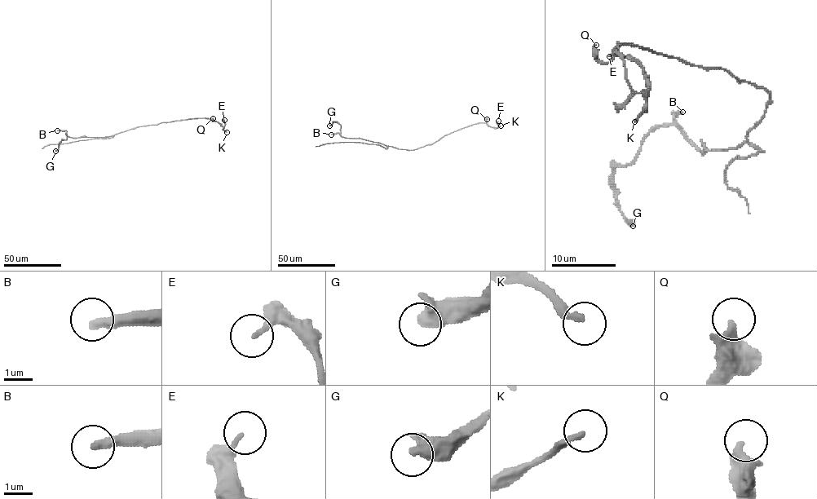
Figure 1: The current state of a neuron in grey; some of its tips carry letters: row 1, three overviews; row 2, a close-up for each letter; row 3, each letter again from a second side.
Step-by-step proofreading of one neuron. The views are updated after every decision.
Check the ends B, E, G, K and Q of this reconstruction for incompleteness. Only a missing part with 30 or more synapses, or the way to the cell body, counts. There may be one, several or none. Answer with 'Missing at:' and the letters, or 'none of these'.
Missing at: B, K

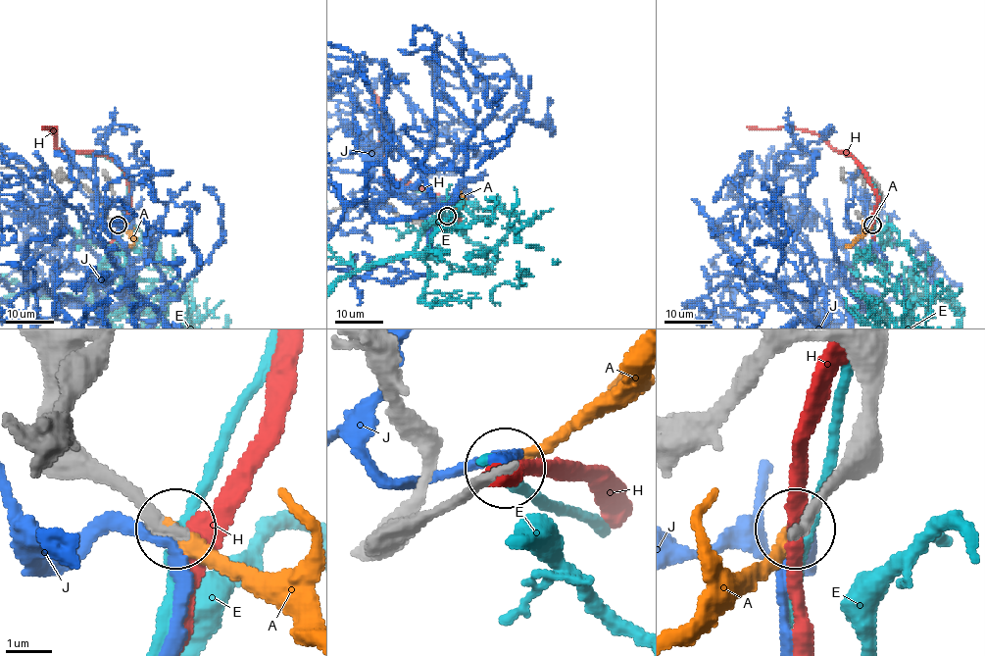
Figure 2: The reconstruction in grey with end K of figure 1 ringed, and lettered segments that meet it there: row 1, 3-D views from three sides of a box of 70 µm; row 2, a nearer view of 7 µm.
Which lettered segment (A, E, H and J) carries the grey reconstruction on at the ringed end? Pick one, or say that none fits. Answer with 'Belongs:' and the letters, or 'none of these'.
Belongs: A

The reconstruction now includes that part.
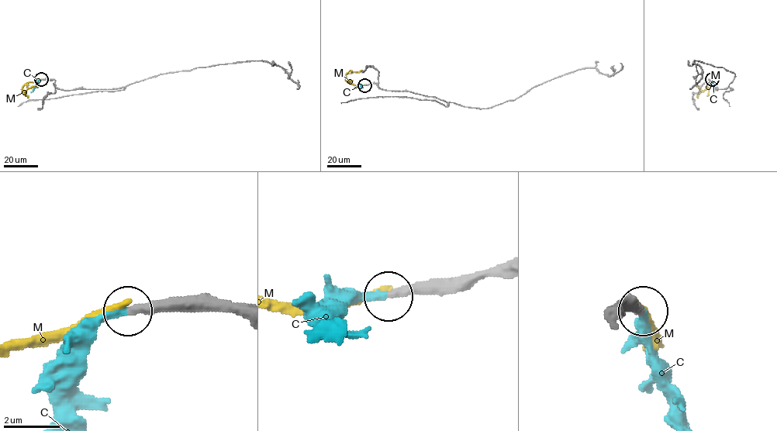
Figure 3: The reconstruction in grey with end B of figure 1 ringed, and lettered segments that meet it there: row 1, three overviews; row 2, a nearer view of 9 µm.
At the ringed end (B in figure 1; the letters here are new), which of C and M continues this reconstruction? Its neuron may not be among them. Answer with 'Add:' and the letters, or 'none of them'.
Add: C

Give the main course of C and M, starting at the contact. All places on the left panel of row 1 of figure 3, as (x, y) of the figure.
C: (41, 79), (30, 92)
M: (41, 79), (29, 82), (22, 91), (38, 85)

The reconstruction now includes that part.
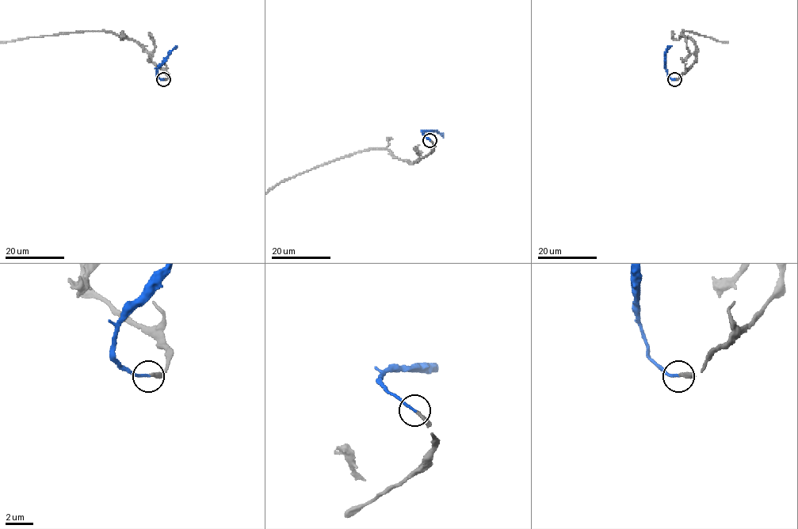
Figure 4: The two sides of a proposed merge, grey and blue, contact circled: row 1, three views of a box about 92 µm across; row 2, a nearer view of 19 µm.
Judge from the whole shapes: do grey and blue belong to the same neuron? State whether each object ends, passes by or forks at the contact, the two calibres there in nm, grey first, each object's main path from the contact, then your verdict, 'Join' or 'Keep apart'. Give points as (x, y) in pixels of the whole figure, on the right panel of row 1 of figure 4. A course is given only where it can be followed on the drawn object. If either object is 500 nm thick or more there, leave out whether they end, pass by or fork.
At the ring grey ends. At the ring blue ends. Thickness 220 nm (grey) against 190 nm. Course of blue: (674, 79), (667, 75), (666, 68), (665, 51), (671, 46). Join

